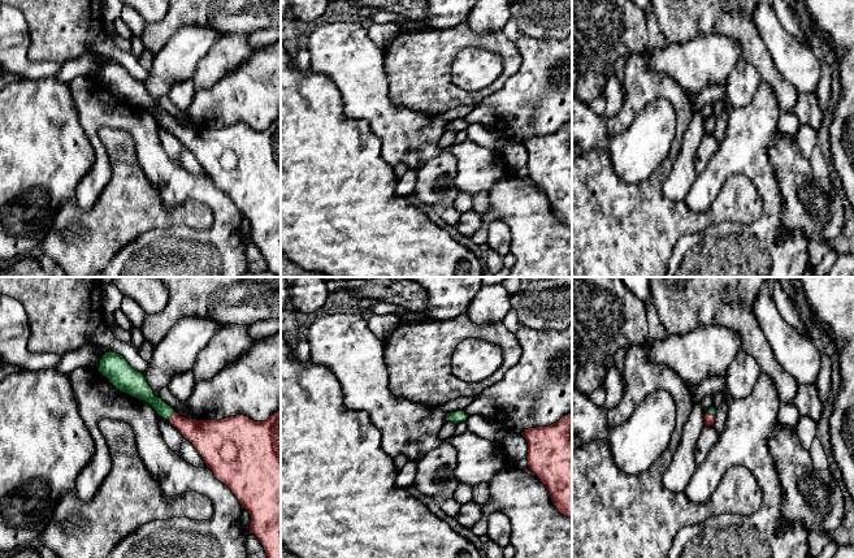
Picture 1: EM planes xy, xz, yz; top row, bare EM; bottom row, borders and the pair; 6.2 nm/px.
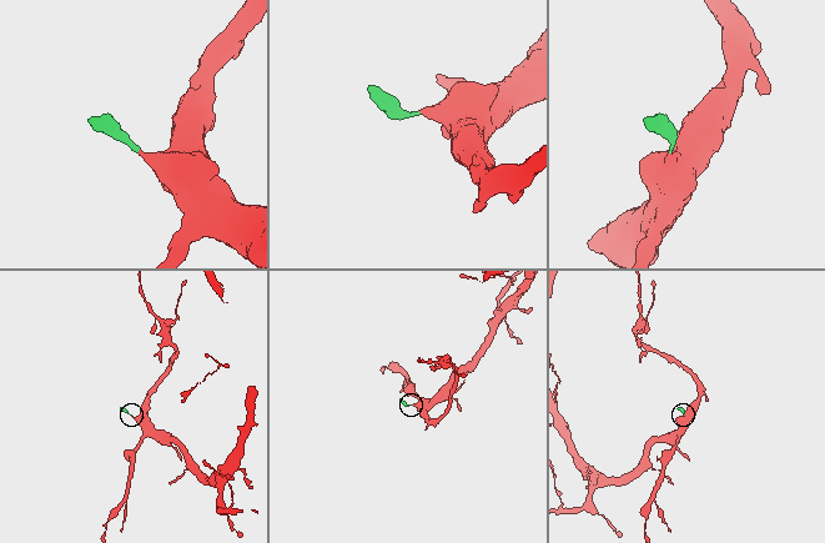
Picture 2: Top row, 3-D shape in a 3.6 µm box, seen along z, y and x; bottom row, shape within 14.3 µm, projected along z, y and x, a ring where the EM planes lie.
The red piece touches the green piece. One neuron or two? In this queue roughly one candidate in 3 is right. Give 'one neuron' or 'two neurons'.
one neuron

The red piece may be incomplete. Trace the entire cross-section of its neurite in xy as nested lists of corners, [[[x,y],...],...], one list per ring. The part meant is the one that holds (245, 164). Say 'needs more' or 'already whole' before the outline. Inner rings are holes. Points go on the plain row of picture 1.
needs more; [[[113,60],[105,61],[97,78],[120,100],[152,114],[201,164],[214,186],[237,206],[251,225],[250,242],[263,254],[268,271],[281,277],[281,120],[265,130],[253,130],[237,124],[222,129],[196,129],[181,125],[174,117],[153,103],[143,82],[135,79],[126,68]]]

